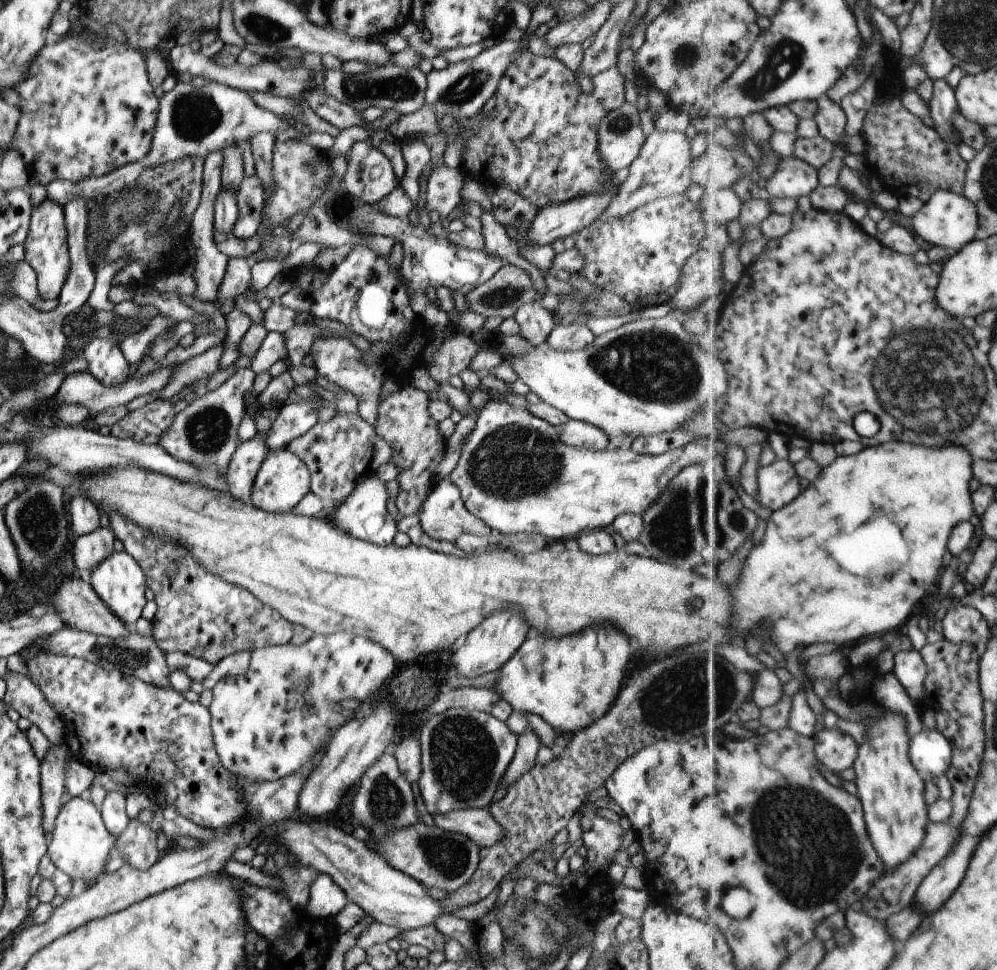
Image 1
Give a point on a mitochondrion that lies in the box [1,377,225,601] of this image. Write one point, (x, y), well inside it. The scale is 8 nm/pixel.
(41, 521)

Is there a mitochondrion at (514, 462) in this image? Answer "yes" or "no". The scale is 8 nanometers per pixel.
yes

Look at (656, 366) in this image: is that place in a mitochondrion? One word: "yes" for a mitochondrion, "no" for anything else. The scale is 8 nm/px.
yes

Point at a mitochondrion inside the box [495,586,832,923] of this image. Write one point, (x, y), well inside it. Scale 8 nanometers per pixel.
(654, 688)

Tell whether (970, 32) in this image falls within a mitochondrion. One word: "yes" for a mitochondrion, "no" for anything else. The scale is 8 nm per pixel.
yes

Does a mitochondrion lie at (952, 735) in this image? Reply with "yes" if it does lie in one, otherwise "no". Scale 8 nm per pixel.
no

